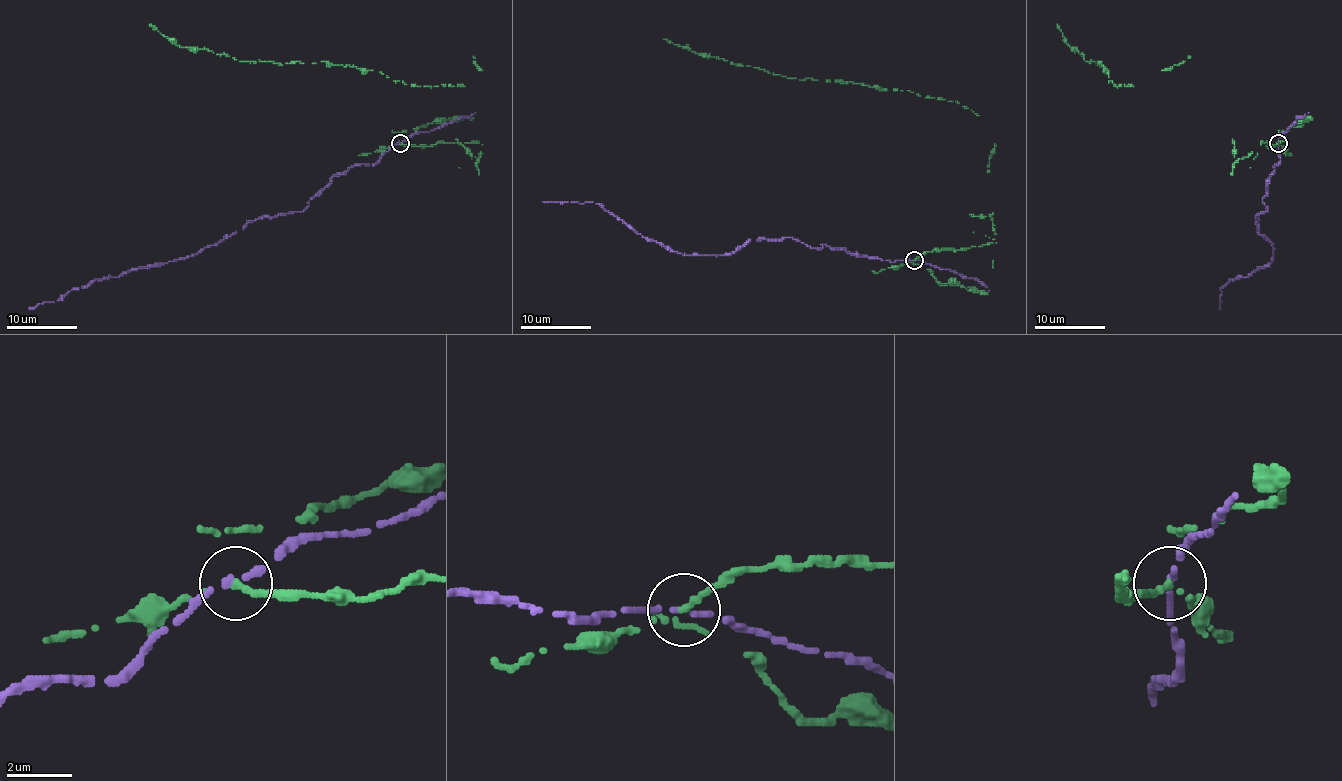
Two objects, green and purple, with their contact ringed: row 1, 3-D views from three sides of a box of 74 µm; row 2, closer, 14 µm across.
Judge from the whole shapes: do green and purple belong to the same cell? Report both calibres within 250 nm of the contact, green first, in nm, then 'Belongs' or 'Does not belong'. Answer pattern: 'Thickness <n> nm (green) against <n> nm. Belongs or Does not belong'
Thickness 180 nm (green) against 240 nm. Does not belong

